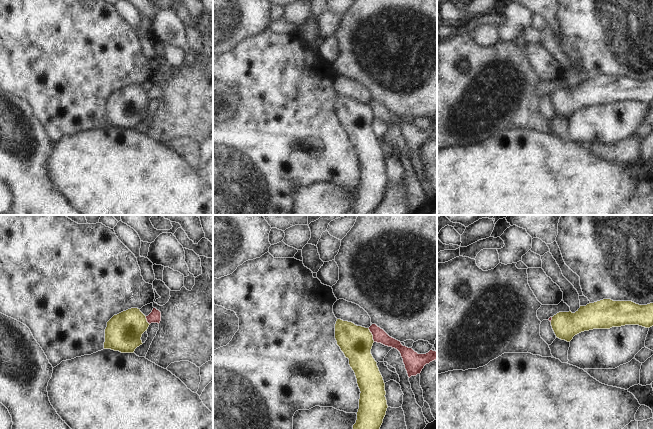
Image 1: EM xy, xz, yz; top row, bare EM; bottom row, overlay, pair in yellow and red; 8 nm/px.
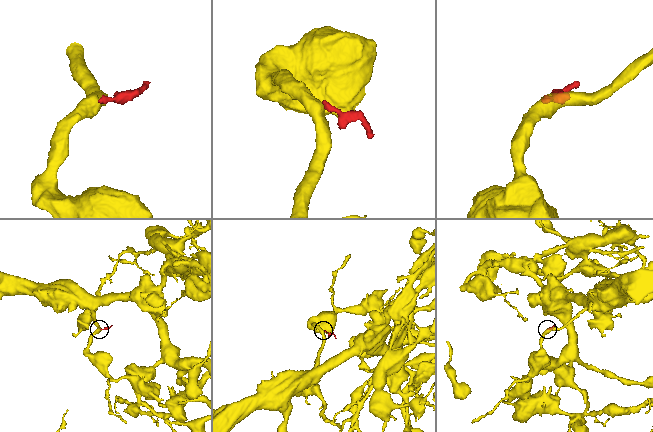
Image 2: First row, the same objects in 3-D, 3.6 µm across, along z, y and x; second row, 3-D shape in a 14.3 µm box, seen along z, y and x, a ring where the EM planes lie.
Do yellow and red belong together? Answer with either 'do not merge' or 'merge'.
do not merge

